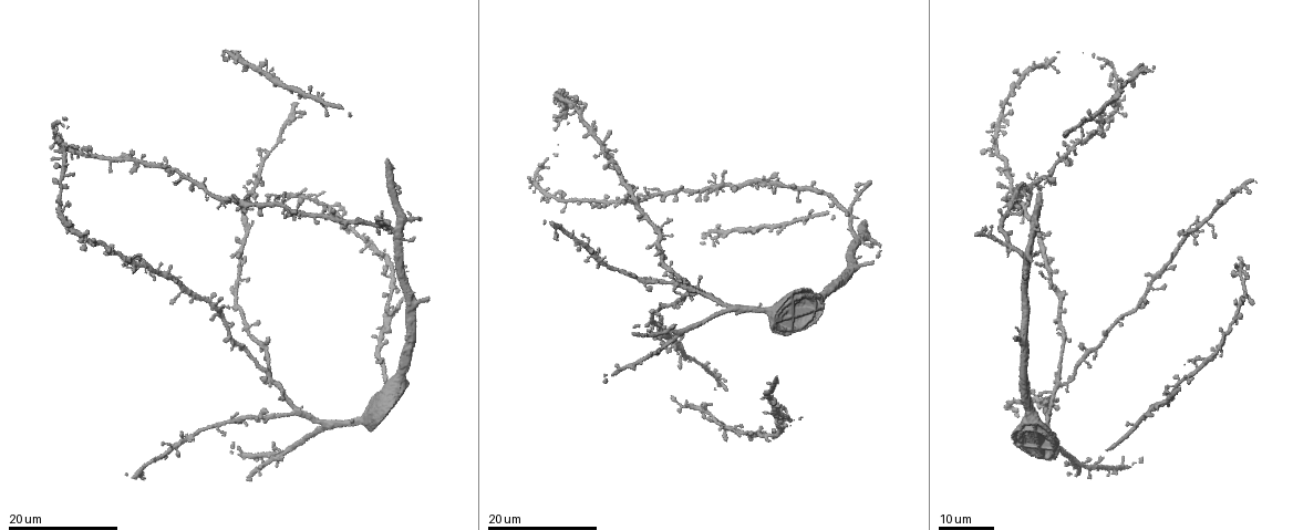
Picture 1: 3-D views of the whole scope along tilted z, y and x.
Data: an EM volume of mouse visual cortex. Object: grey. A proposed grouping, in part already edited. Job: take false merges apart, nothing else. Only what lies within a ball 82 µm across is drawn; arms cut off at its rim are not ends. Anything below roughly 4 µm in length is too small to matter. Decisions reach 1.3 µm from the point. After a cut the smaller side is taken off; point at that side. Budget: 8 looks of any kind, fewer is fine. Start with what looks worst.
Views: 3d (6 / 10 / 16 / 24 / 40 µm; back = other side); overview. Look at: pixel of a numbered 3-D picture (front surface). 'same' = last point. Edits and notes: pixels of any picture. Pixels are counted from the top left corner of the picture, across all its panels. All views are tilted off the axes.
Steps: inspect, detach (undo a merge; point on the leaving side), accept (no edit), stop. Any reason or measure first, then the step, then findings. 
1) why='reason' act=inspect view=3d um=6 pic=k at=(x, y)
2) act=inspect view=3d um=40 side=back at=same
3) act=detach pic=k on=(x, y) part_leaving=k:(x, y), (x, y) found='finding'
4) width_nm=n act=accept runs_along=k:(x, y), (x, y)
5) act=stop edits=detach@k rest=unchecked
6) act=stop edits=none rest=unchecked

why='side arm on a straight run' act=inspect view=3d um=16 pic=1 at=(259, 172)

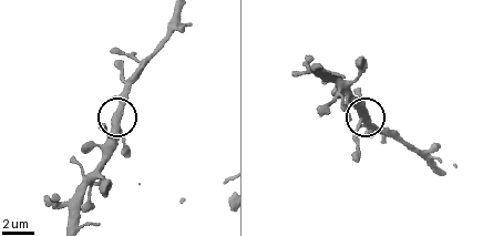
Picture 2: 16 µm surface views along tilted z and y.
why='zoom in' act=inspect view=3d um=6 pic=2 at=(364, 116)

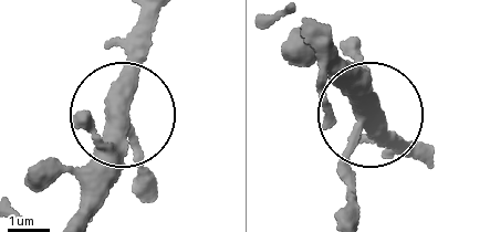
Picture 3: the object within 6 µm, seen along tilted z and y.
act=accept runs_along=3:(80, 211), (123, 108), (138, 18) found='continuous, no second cell'

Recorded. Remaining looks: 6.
why='three arms meet' act=inspect view=3d um=16 pic=1 at=(681, 406)

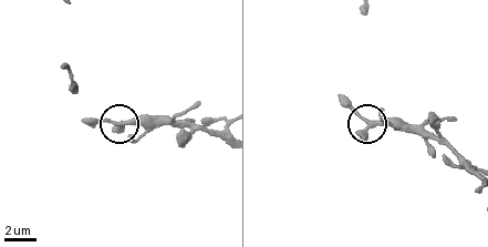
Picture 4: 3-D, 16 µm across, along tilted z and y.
act=inspect view=3d um=10 pic=4 at=(124, 125)

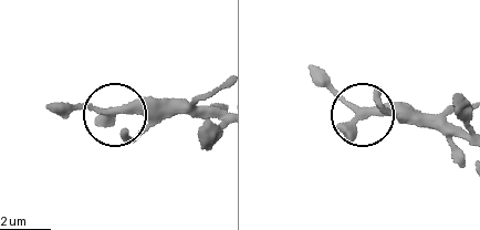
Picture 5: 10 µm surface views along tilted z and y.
act=inspect view=3d um=6 pic=5 at=(360, 114)

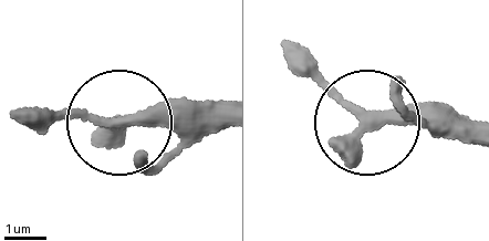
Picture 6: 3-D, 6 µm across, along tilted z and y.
act=accept found='all the same cell'

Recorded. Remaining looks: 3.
why='four or more arms meet' act=inspect view=3d um=24 pic=1 at=(1009, 241)

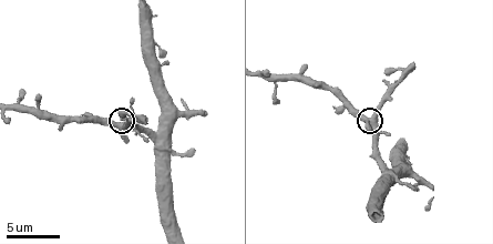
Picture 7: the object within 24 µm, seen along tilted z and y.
act=inspect view=3d um=6 pic=7 at=(120, 125)

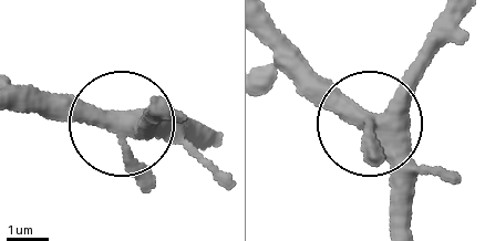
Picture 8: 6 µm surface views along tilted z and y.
act=accept runs_along=8:(205, 139), (126, 128), (167, 104) found='continuous, no second cell'

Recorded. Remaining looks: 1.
act=stop edits=none rest=unchecked

